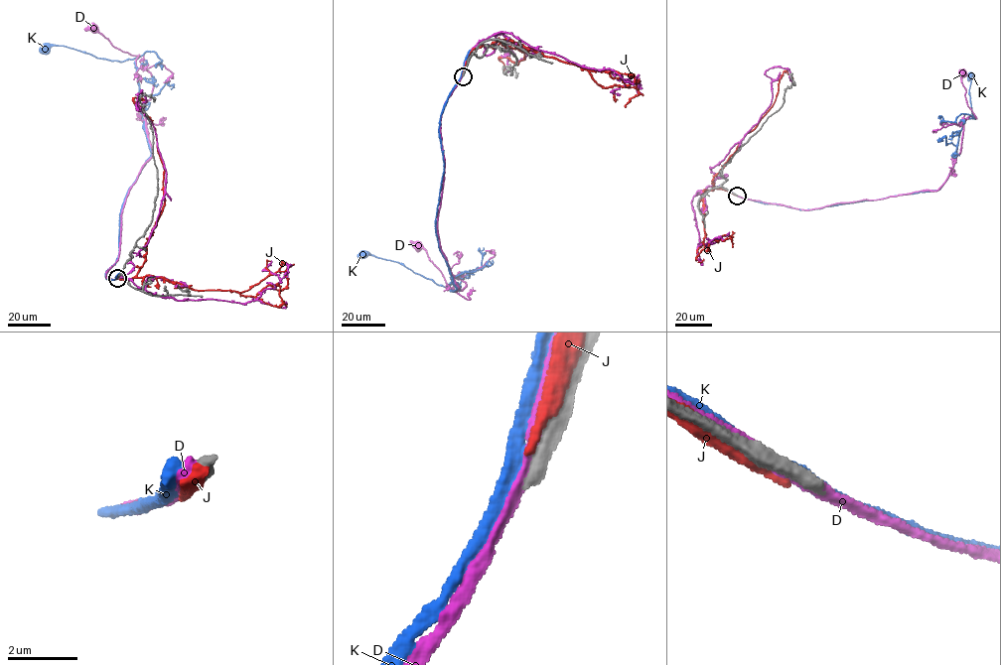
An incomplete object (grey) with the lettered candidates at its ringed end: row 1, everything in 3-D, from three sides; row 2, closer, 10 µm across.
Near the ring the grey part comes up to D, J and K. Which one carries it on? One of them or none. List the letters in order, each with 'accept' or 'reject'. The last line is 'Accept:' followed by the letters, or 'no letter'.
D: reject
J: reject
K: reject
Accept: no letter

